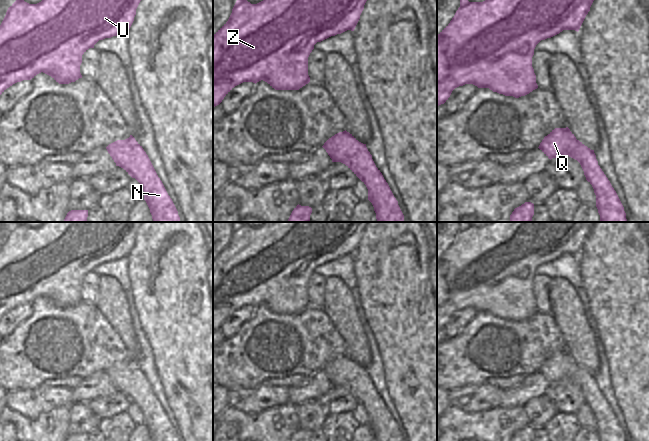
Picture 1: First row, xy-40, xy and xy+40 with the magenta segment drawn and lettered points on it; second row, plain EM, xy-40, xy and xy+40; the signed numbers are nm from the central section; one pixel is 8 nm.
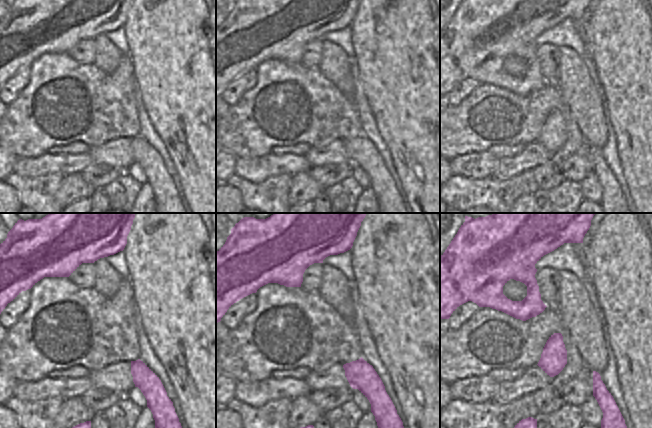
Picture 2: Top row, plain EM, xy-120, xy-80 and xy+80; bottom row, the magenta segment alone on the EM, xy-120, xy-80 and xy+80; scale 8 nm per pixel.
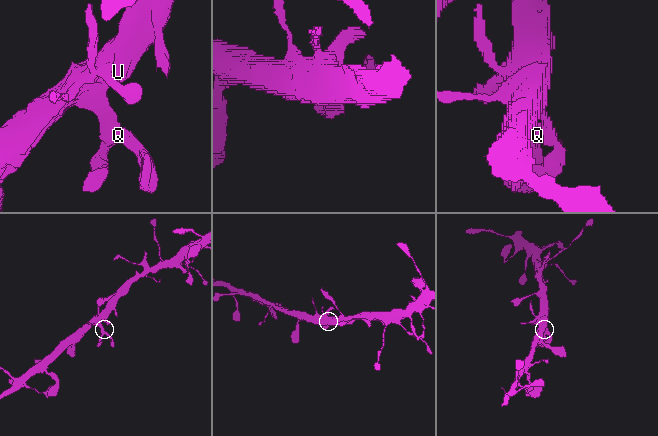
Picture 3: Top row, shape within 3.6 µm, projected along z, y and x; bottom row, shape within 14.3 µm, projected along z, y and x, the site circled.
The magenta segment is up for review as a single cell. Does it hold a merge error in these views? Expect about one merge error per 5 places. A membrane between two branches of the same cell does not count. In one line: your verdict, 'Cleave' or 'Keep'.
Keep

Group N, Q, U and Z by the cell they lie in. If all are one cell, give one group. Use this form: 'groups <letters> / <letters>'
groups N Q U Z

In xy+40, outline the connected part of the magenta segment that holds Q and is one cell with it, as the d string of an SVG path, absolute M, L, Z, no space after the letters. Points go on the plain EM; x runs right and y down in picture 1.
M568 351L555 352L538 371L550 384L569 380L577 384L596 419L600 441L626 441L624 431L610 405L598 389L594 374L576 363Z

